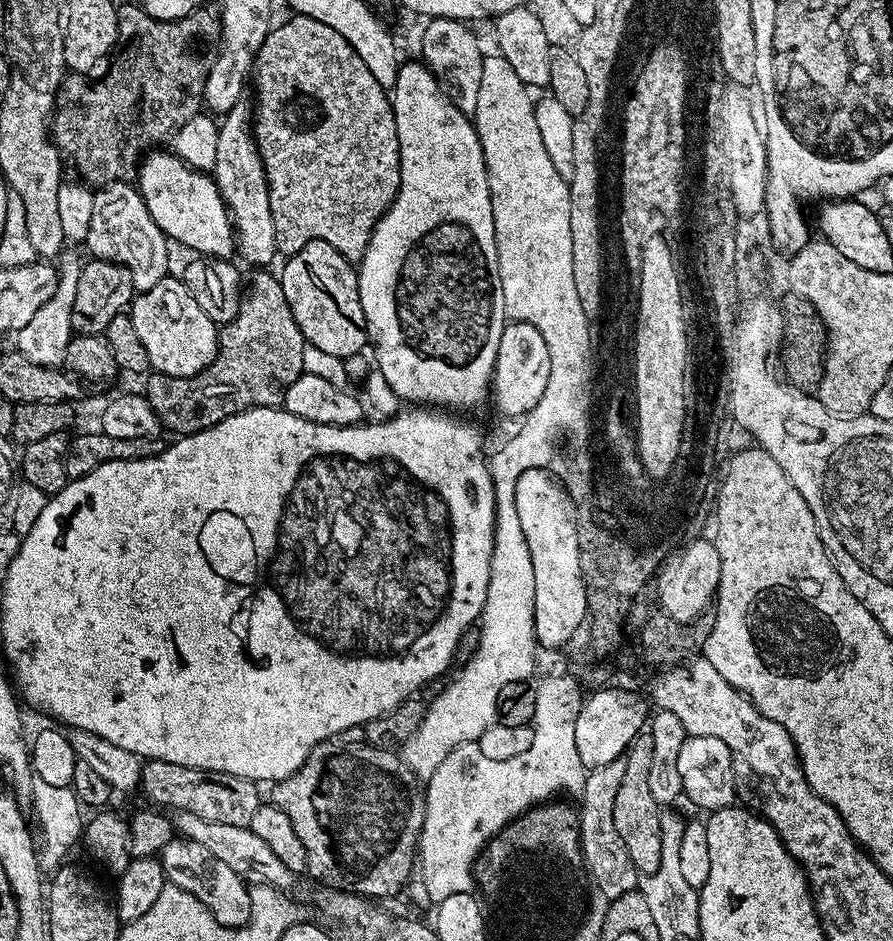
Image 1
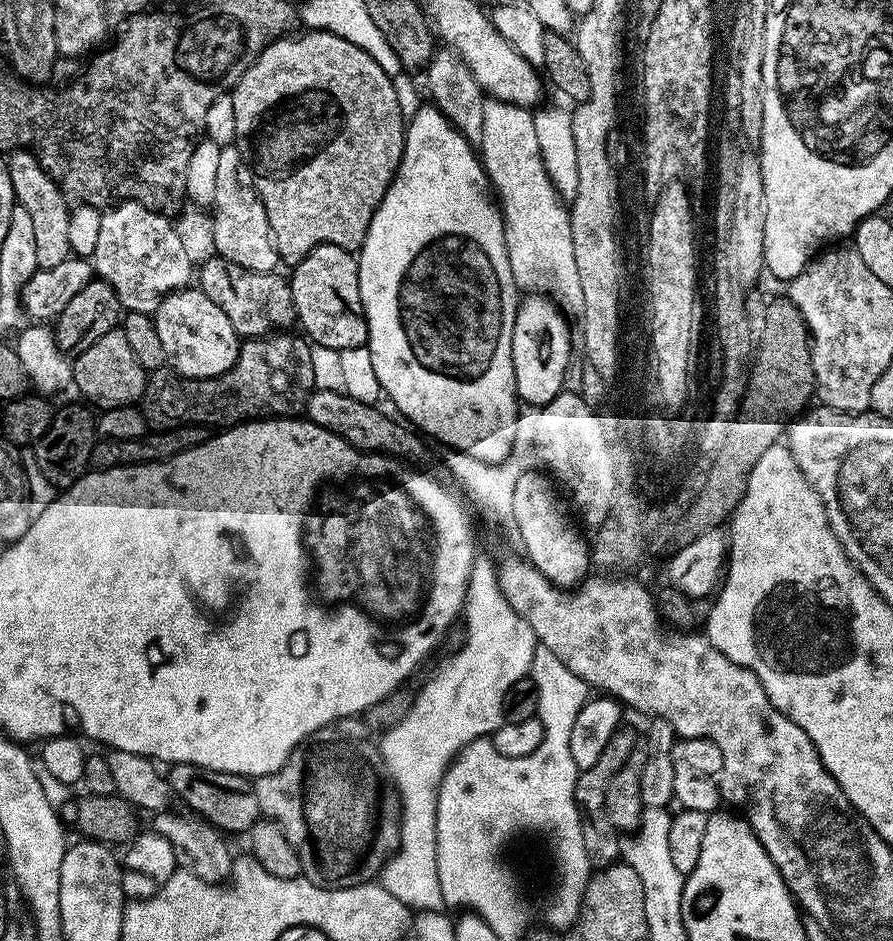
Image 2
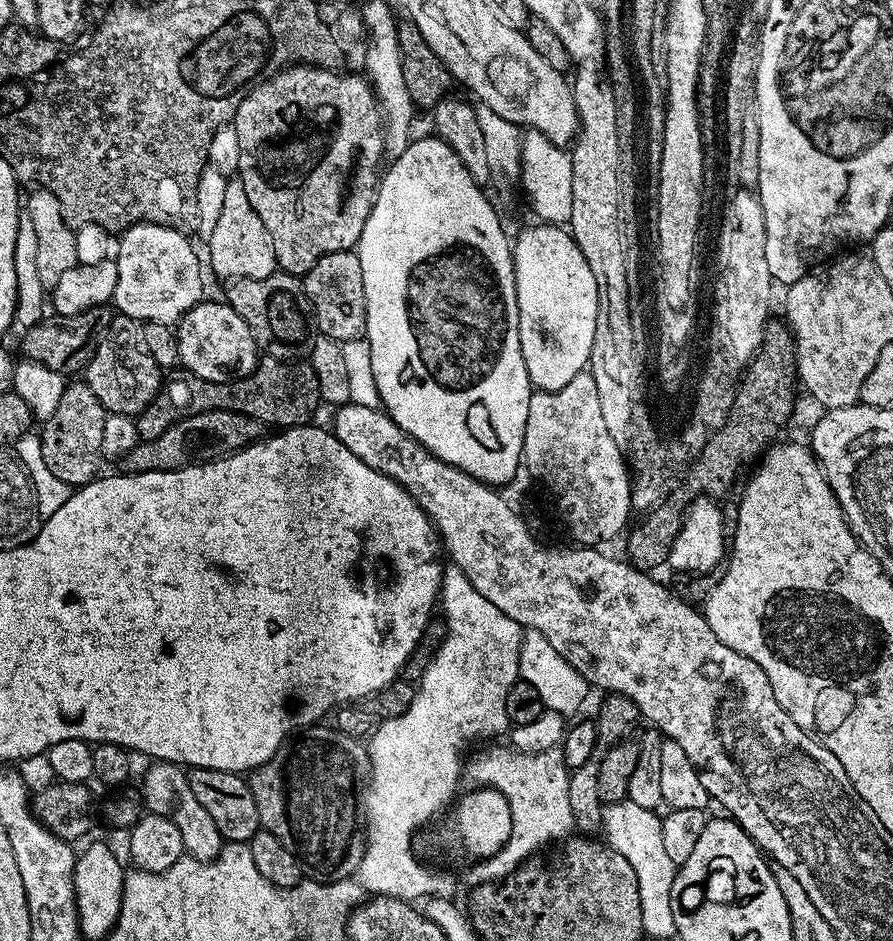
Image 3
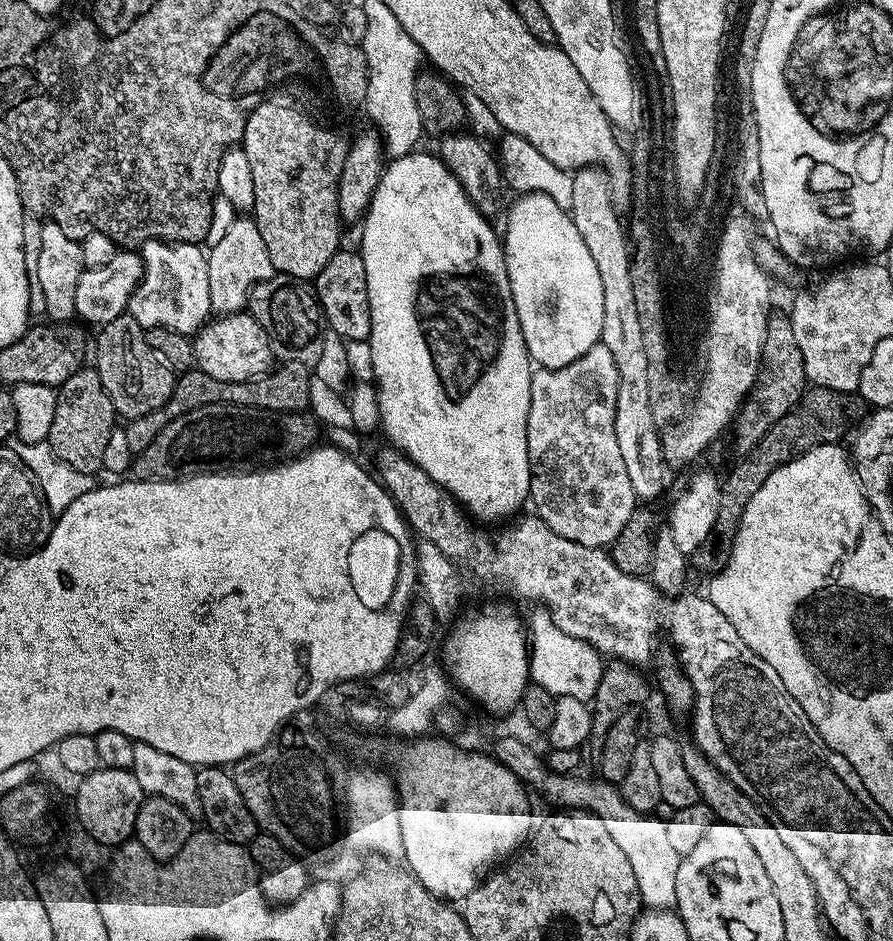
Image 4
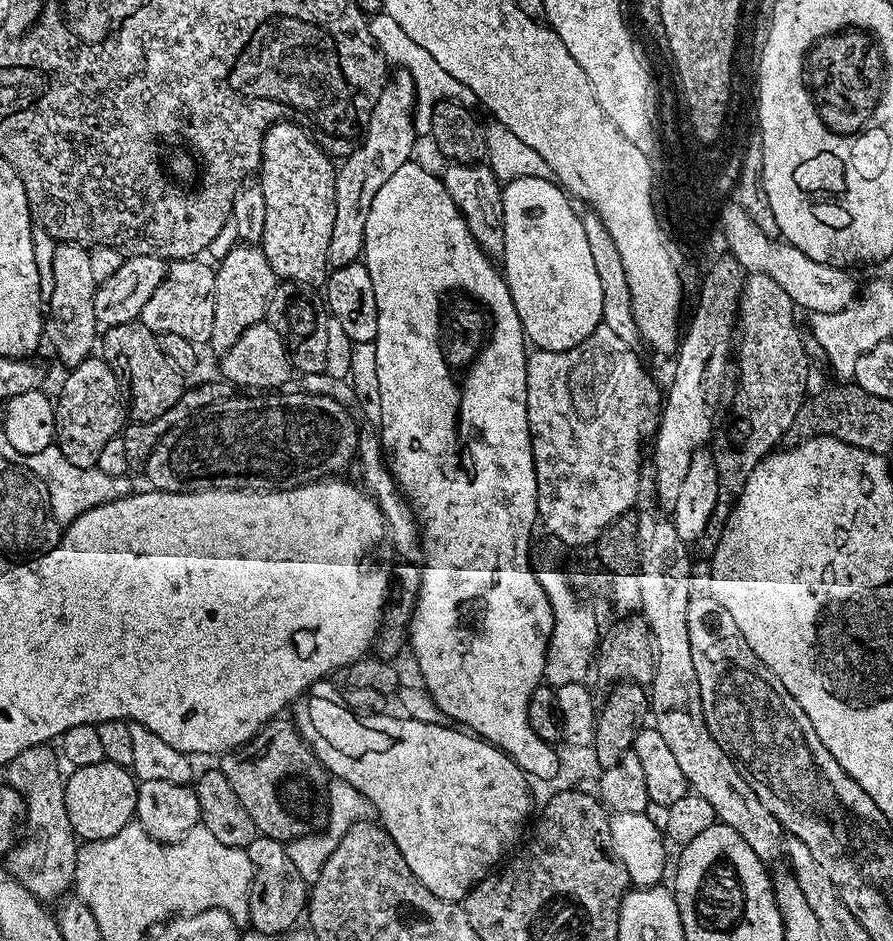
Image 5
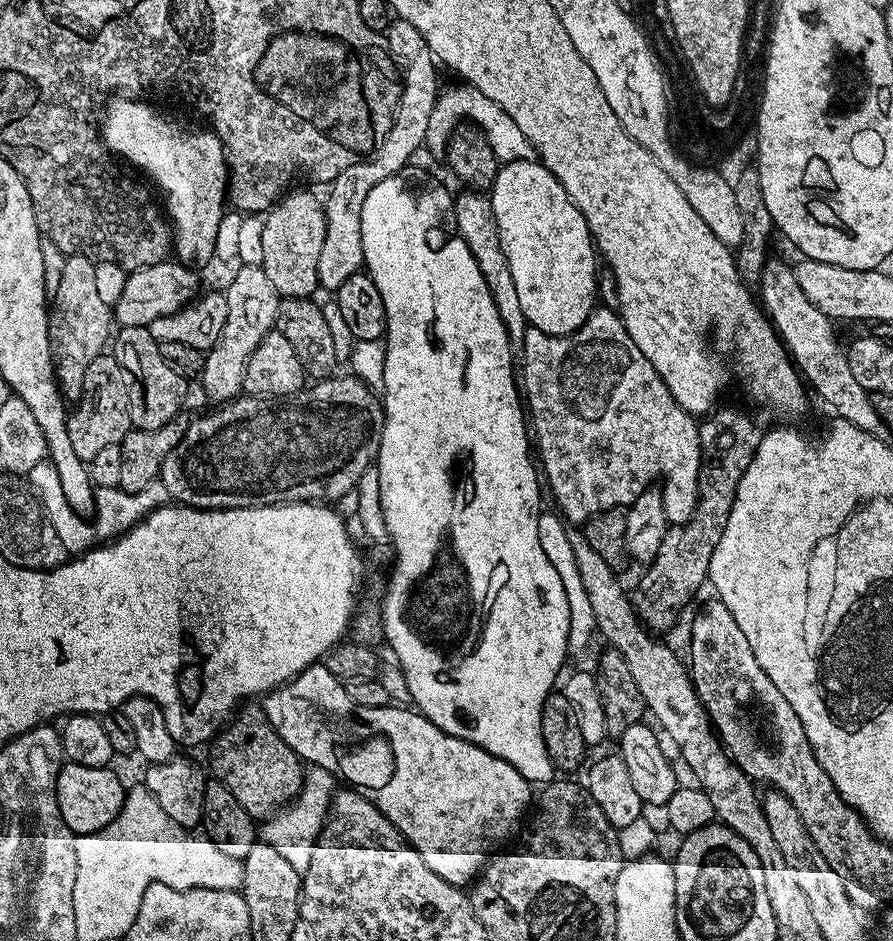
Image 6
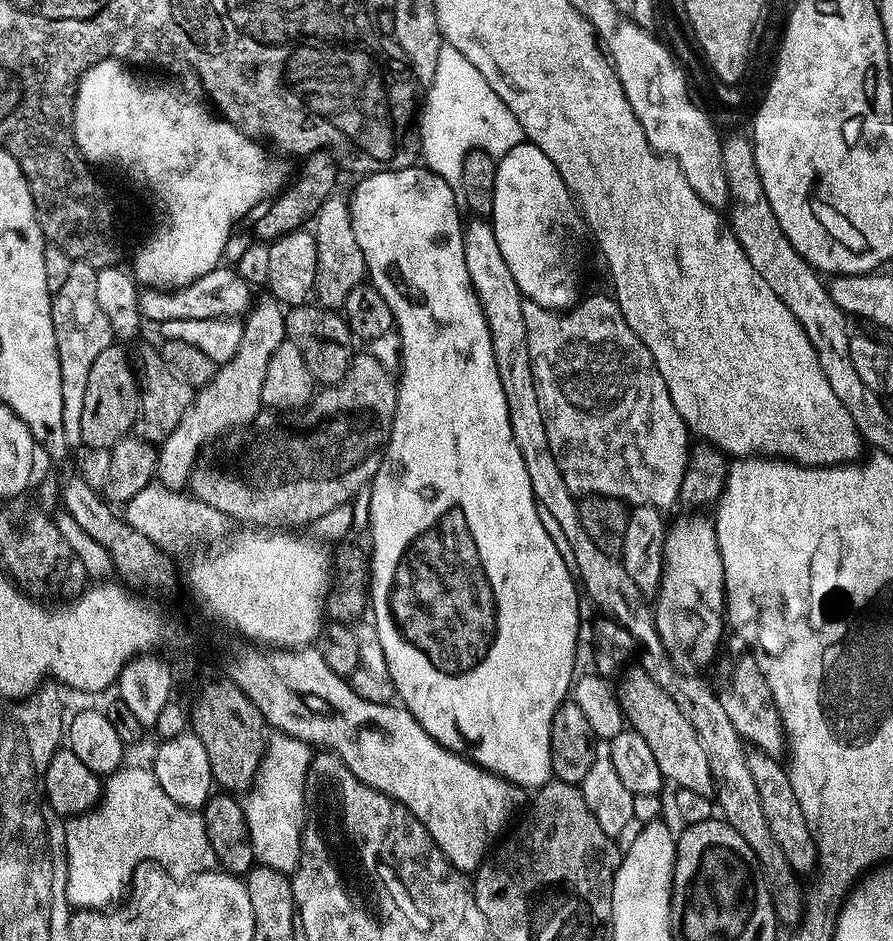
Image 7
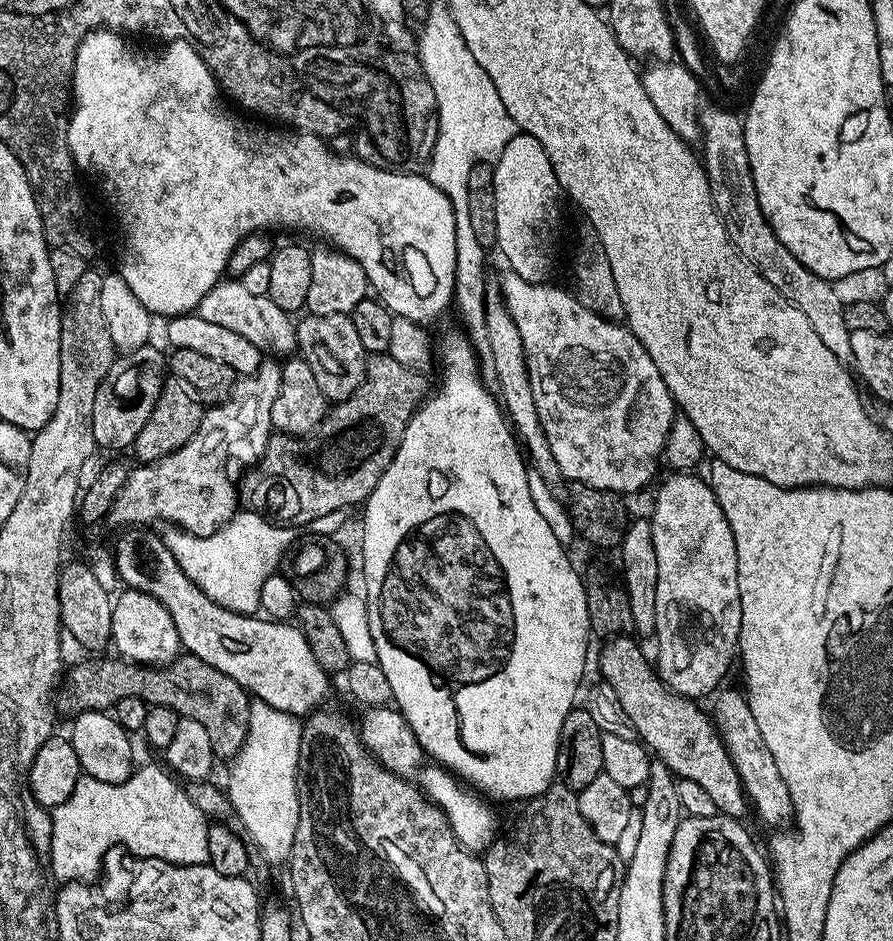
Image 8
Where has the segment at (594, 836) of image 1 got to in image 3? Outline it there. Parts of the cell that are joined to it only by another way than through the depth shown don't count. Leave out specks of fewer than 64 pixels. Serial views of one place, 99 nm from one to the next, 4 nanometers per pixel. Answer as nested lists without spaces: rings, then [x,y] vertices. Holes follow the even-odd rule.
[[[608,694],[603,698],[605,700],[600,704],[600,713],[594,717],[596,726],[594,754],[590,754],[588,761],[575,768],[568,778],[570,782],[570,814],[575,831],[580,834],[596,834],[603,829],[606,805],[602,803],[598,794],[598,770],[602,770],[602,758],[606,758],[606,754],[615,744],[629,739],[633,735],[632,727],[638,722],[641,723],[642,720],[638,706],[630,698],[619,694]]]

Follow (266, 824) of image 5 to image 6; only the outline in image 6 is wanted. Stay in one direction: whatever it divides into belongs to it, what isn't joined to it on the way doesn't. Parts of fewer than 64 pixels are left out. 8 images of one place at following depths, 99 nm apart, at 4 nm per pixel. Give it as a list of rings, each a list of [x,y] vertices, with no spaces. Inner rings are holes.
[[[245,703],[233,715],[226,730],[221,731],[211,741],[211,748],[212,753],[208,756],[208,764],[212,767],[213,774],[216,775],[213,776],[215,783],[226,786],[226,790],[230,790],[230,794],[234,794],[234,798],[238,798],[242,810],[246,810],[246,814],[250,814],[257,822],[279,812],[285,804],[295,800],[296,795],[300,792],[304,781],[305,765],[300,757],[294,754],[294,750],[290,750],[290,746],[286,746],[286,742],[282,742],[282,738],[274,730],[274,726],[270,726],[263,707],[259,703]]]

